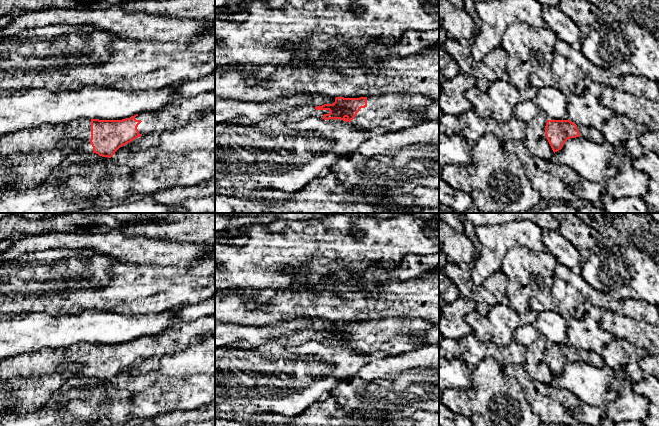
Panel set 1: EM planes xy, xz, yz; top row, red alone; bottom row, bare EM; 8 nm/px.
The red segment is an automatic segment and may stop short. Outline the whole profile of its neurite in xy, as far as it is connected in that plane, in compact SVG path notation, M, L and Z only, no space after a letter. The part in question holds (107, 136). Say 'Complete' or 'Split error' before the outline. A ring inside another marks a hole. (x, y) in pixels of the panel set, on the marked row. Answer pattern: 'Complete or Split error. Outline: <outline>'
Split error. Outline: M215 91L193 97L177 97L159 110L146 111L122 120L79 118L67 124L44 123L0 136L0 190L5 187L29 189L43 182L63 159L73 152L58 145L63 139L75 139L80 143L77 151L96 153L111 158L122 146L149 133L162 133L215 112Z

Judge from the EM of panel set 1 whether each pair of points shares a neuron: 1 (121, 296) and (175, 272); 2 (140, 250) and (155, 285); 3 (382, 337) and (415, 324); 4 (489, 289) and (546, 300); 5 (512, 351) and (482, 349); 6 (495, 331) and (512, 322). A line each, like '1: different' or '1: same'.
1: same
2: different
3: same
4: different
5: same
6: same

